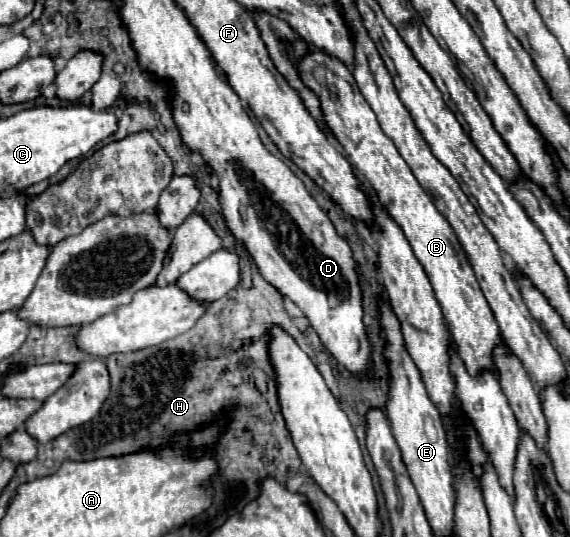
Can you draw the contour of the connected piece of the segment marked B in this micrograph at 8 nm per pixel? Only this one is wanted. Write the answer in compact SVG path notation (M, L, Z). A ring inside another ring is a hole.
M312 49L300 61L300 75L304 83L320 97L324 121L336 135L338 143L344 147L350 163L354 163L364 179L370 181L388 215L402 227L416 259L420 261L430 279L434 295L442 307L444 321L448 323L448 331L458 347L466 369L470 371L470 375L478 375L482 369L496 371L492 351L502 341L500 329L488 301L482 295L482 289L474 277L466 253L458 243L454 229L444 219L444 215L438 213L430 195L420 187L414 173L398 153L396 145L380 129L374 111L368 107L368 101L356 87L352 71L340 59L328 57L328 53L324 51Z

